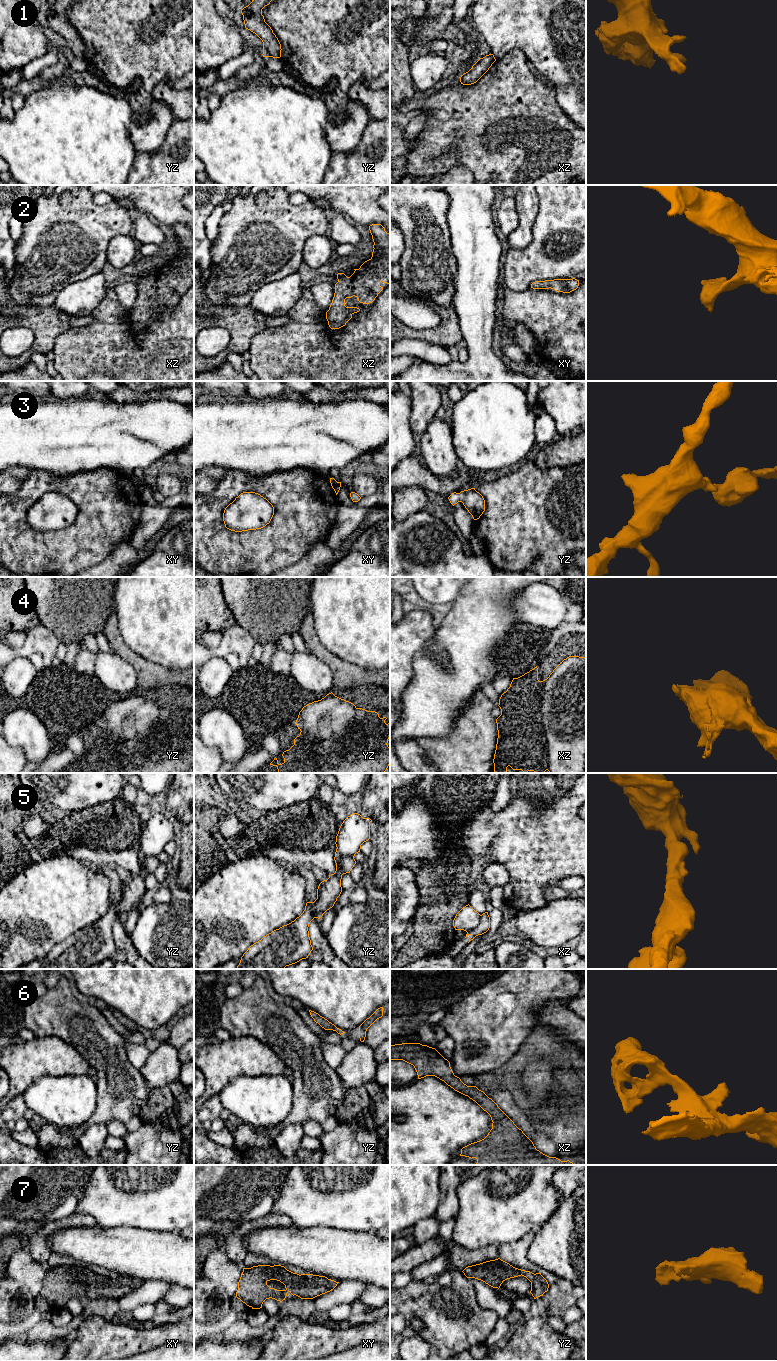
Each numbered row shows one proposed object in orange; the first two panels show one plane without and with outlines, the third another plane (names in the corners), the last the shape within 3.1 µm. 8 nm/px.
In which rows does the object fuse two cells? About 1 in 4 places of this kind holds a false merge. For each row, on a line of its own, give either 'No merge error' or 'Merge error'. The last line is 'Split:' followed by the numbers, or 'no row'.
1: No merge error
2: No merge error
3: No merge error
4: Merge error
5: Merge error
6: No merge error
7: No merge error
Split: 4, 5

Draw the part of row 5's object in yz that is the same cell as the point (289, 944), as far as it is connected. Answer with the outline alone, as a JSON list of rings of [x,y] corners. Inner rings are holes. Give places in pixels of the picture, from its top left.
[[[358,813],[348,816],[341,824],[336,836],[335,863],[336,871],[329,875],[327,880],[322,881],[317,889],[317,899],[307,902],[303,913],[291,923],[280,927],[264,936],[261,940],[251,945],[241,957],[236,969],[284,969],[286,966],[295,964],[302,959],[308,958],[313,947],[309,937],[308,927],[314,918],[320,919],[323,914],[332,908],[342,892],[342,872],[339,862],[343,857],[354,857],[360,852],[361,845],[370,839],[370,818],[363,818]]]

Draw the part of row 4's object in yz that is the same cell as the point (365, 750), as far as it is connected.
[[[356,708],[356,727],[351,734],[346,735],[342,755],[334,753],[329,757],[320,757],[315,745],[300,732],[300,735],[294,739],[294,745],[283,752],[284,762],[279,764],[275,757],[270,765],[276,766],[278,773],[384,773],[390,765],[390,748],[387,745],[390,738],[390,724],[385,723],[386,719],[386,717],[380,718],[375,711]]]

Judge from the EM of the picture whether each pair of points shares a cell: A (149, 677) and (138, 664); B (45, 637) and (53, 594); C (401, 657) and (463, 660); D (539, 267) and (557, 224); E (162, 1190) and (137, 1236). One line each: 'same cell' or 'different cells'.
A: same cell
B: different cells
C: different cells
D: same cell
E: different cells

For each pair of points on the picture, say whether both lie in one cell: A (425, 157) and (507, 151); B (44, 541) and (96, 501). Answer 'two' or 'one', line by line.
A: one
B: one

